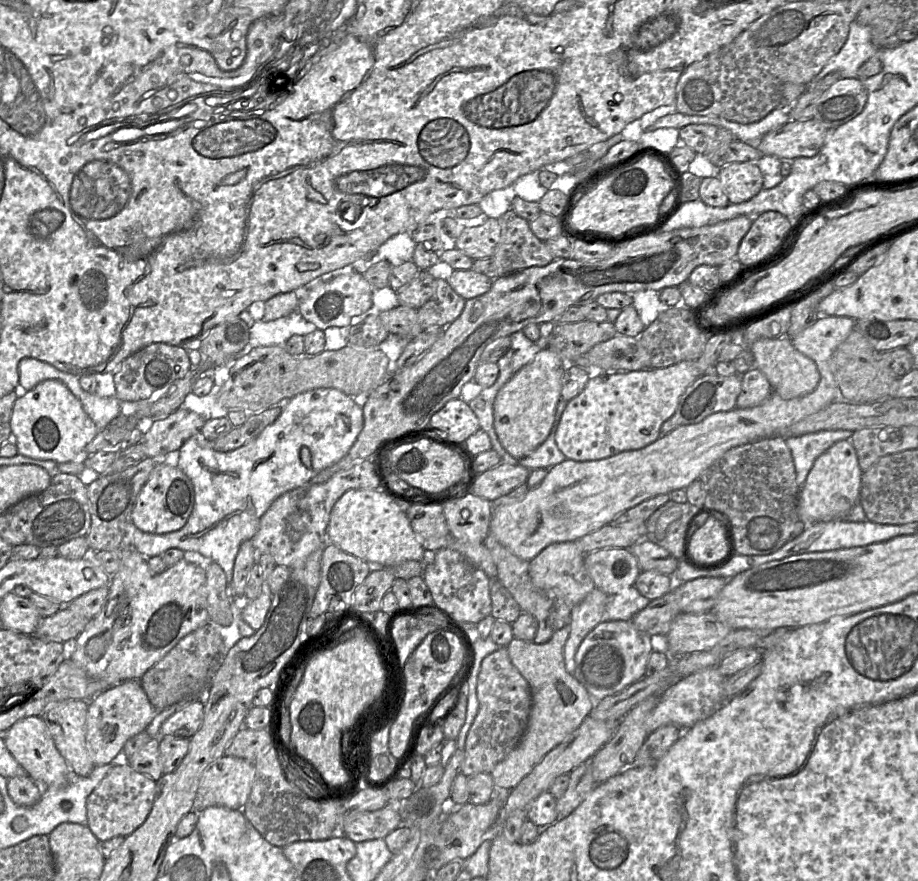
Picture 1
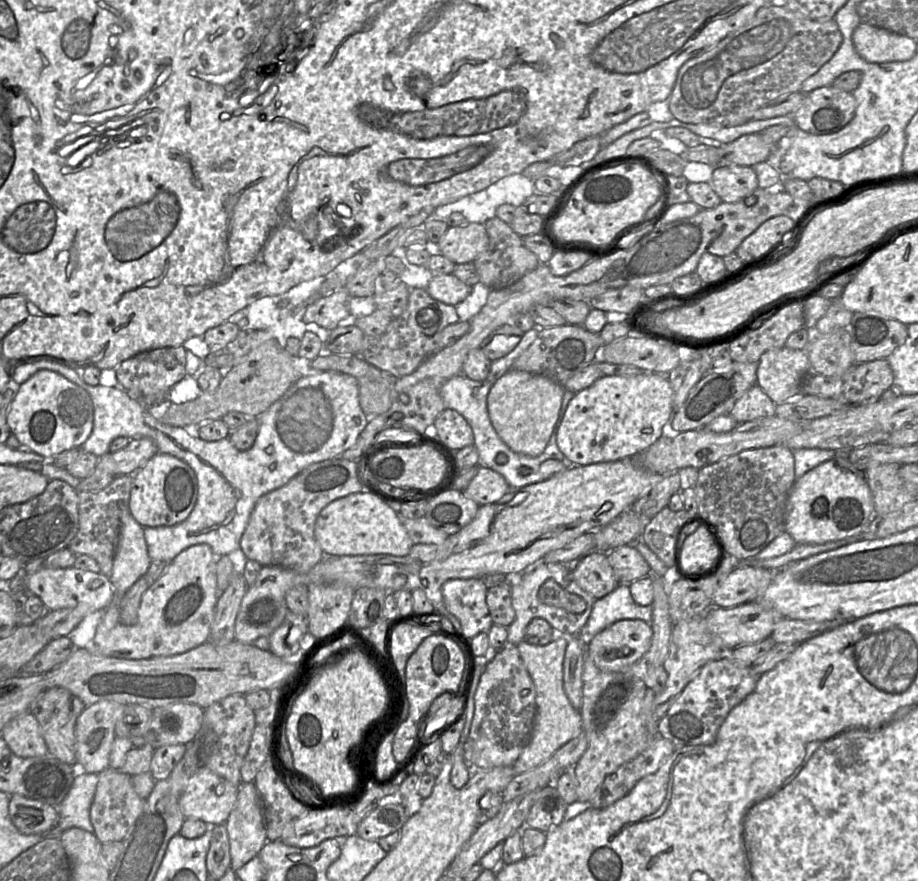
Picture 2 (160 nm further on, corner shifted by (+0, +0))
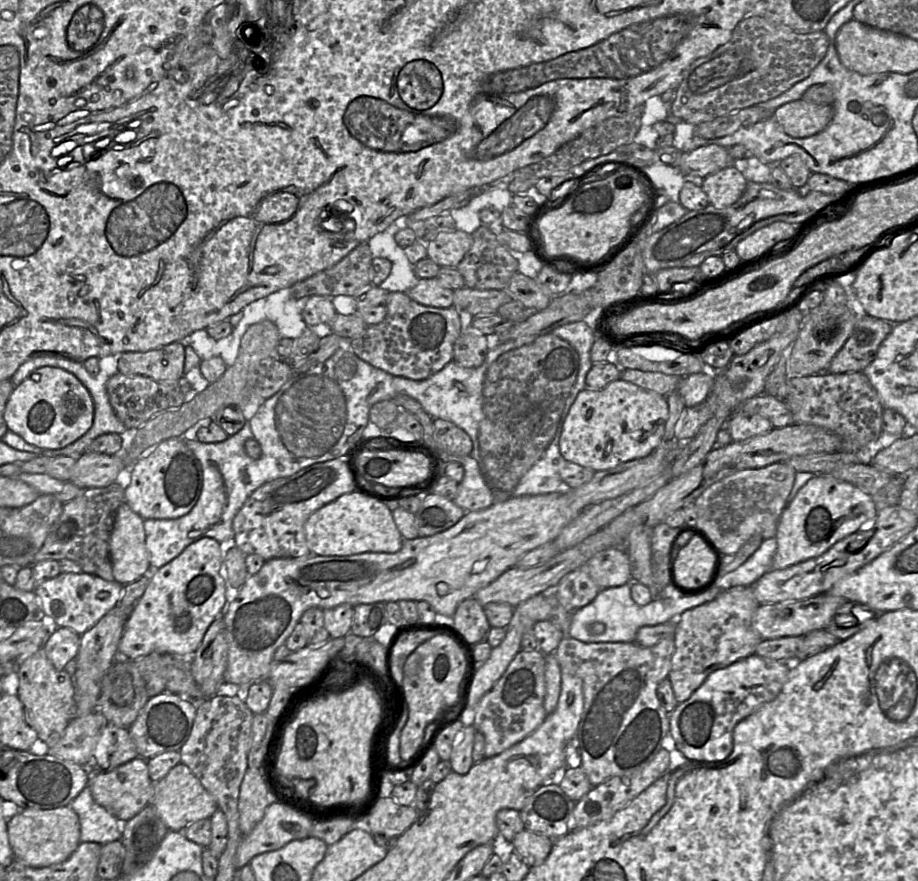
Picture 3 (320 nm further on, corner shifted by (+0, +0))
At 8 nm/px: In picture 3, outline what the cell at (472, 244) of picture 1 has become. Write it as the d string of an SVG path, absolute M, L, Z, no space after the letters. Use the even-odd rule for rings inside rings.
M461 230L440 232L427 245L427 257L440 267L457 267L473 244L473 236Z

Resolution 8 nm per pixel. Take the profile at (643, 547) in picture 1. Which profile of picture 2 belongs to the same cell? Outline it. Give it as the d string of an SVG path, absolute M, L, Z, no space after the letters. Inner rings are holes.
M631 545L620 546L609 551L608 559L619 584L630 584L651 575L650 566Z

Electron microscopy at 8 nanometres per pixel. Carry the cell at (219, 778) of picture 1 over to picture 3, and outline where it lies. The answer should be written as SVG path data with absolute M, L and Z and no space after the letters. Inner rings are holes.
M183 764L175 765L168 774L155 783L151 805L170 831L182 831L191 823L210 818L218 809L214 797L203 787L191 769Z

